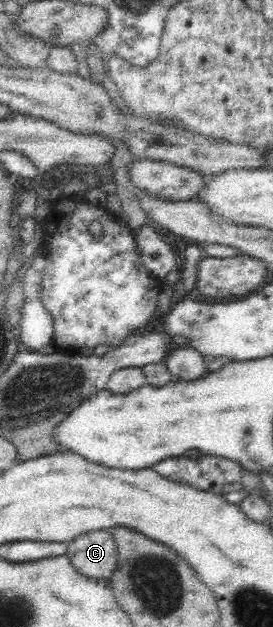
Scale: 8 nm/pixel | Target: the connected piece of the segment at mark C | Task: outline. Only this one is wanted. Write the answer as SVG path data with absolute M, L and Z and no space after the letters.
M107 530L89 531L68 543L65 556L79 574L92 580L105 580L111 586L113 572L118 566L117 548L113 534Z

